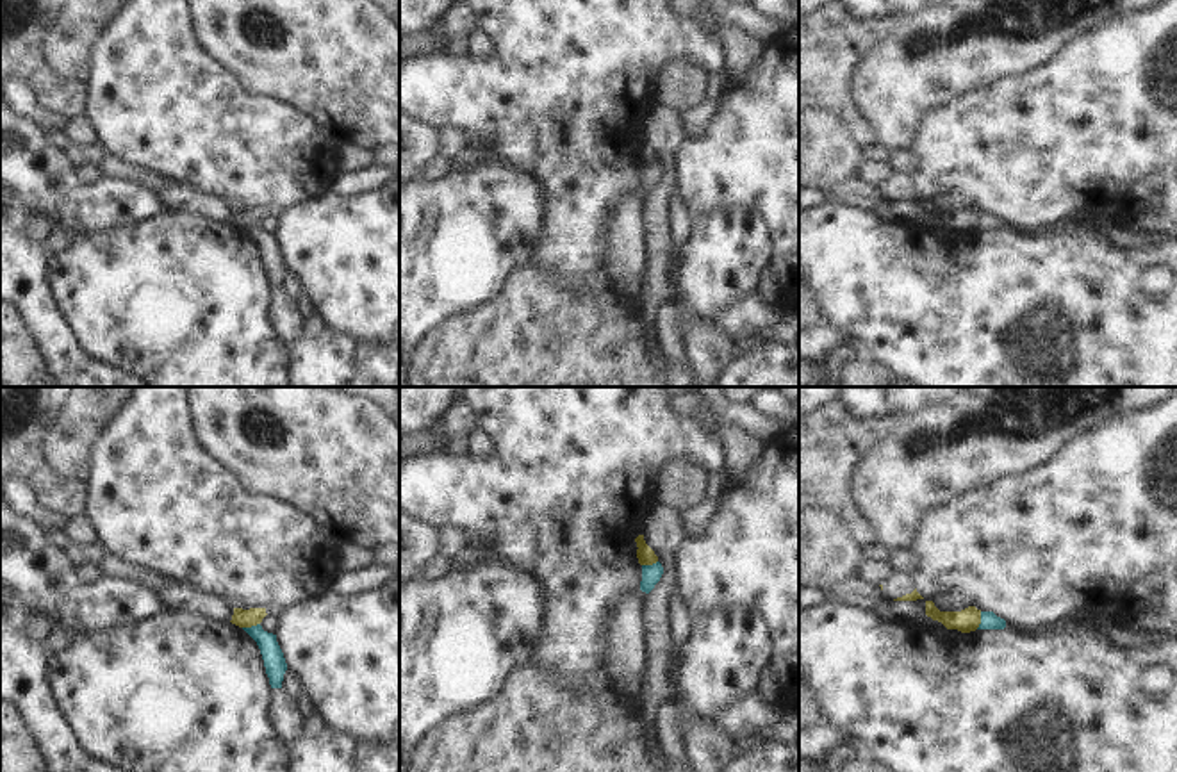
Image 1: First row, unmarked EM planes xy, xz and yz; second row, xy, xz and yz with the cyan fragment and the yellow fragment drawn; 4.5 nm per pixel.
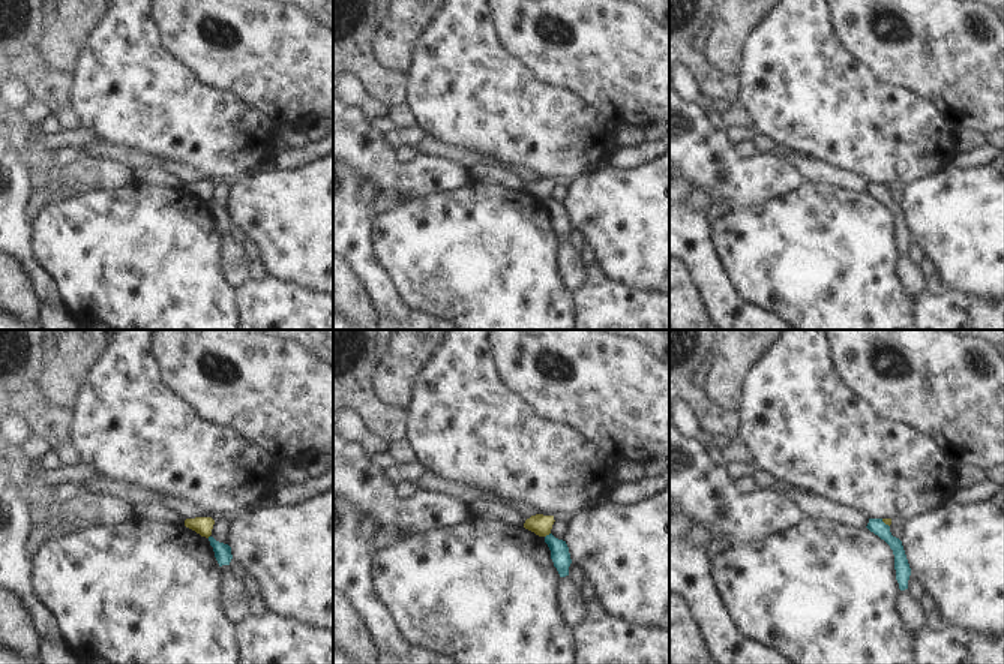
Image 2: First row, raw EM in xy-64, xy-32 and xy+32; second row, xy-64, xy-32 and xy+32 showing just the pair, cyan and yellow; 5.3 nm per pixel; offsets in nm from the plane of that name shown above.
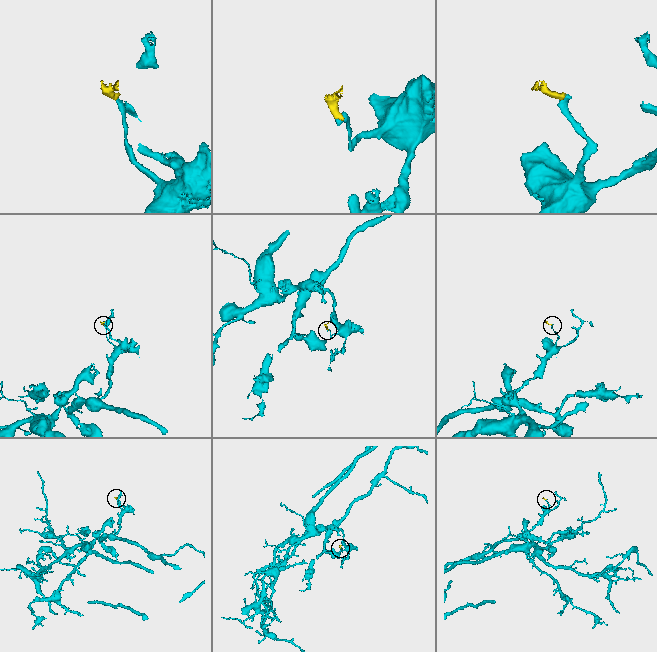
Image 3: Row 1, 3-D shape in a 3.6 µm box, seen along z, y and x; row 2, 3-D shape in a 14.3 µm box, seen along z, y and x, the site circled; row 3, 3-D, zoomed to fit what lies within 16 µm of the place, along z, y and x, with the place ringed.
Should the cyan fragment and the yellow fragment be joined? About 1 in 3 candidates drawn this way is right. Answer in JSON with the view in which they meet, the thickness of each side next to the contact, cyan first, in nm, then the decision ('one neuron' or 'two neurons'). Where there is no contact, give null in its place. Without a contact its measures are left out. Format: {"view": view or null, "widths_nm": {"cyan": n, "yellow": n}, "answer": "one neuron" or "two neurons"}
{"view": "xy", "widths_nm": {"cyan": 100, "yellow": 80}, "answer": "two neurons"}

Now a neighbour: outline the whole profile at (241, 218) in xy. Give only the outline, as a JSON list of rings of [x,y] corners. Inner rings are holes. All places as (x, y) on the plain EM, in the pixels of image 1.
[[[234,209],[230,223],[239,228],[251,228],[260,225],[266,216],[268,216],[266,209],[250,209],[250,210]]]

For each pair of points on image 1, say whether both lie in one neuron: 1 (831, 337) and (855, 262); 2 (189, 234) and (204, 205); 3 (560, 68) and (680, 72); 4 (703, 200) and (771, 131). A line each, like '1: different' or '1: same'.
1: different
2: different
3: different
4: same

